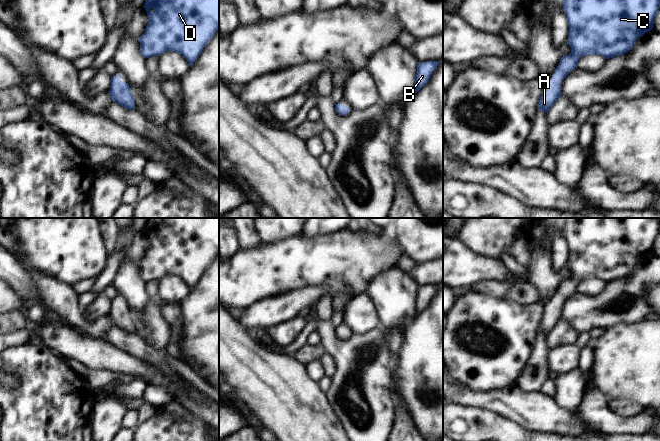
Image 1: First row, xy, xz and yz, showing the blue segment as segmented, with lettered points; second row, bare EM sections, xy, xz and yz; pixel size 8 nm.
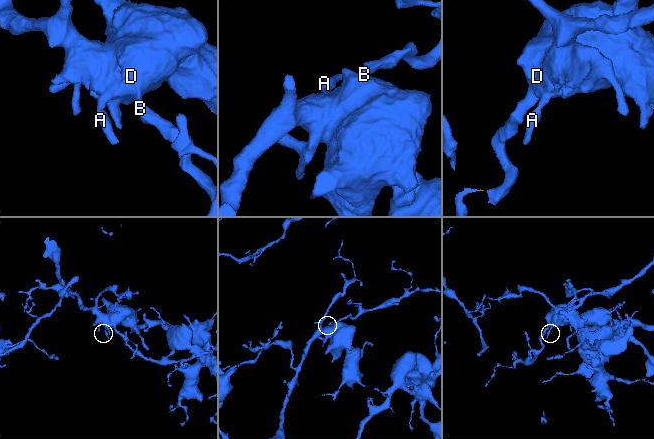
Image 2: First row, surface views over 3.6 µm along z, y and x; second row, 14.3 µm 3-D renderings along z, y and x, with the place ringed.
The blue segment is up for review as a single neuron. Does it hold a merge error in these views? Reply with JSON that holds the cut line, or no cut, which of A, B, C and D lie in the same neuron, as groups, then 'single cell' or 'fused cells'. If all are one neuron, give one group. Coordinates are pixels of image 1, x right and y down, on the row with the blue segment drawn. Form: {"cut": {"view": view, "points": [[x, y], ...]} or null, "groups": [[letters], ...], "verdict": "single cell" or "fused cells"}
{"cut": null, "groups": [["A", "B", "C", "D"]], "verdict": "single cell"}

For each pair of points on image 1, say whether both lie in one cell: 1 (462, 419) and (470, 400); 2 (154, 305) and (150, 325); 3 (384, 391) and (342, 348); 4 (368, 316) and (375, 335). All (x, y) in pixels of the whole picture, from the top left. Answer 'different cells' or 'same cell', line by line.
1: different cells
2: same cell
3: same cell
4: different cells

